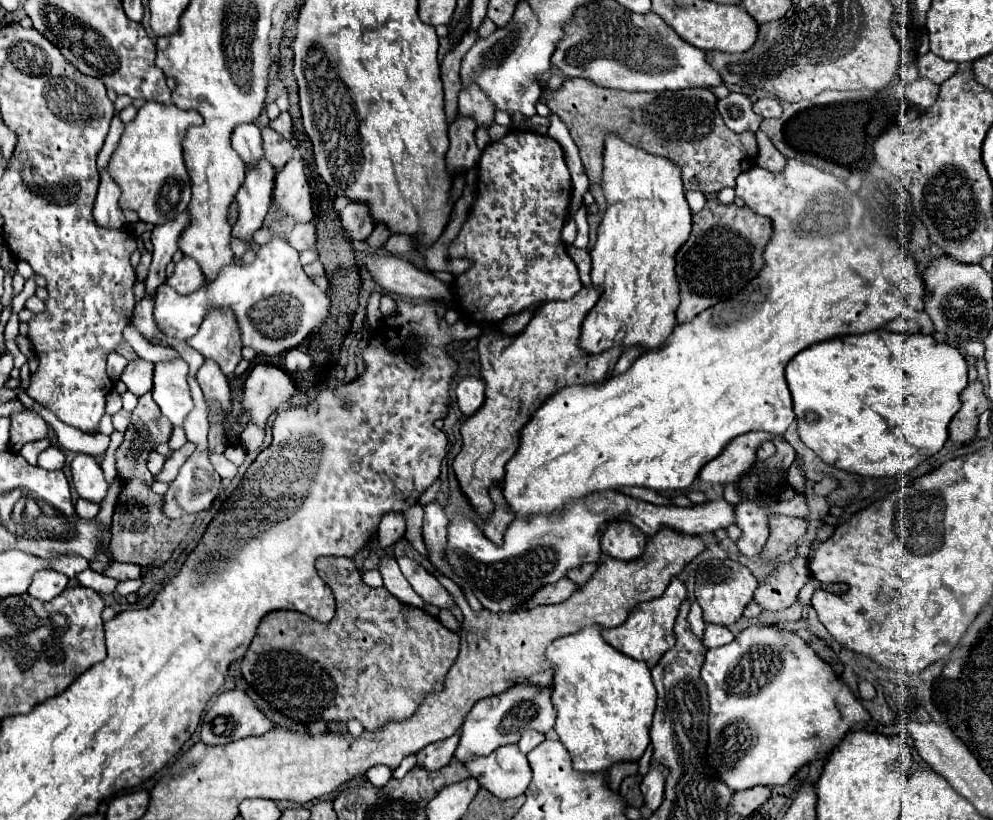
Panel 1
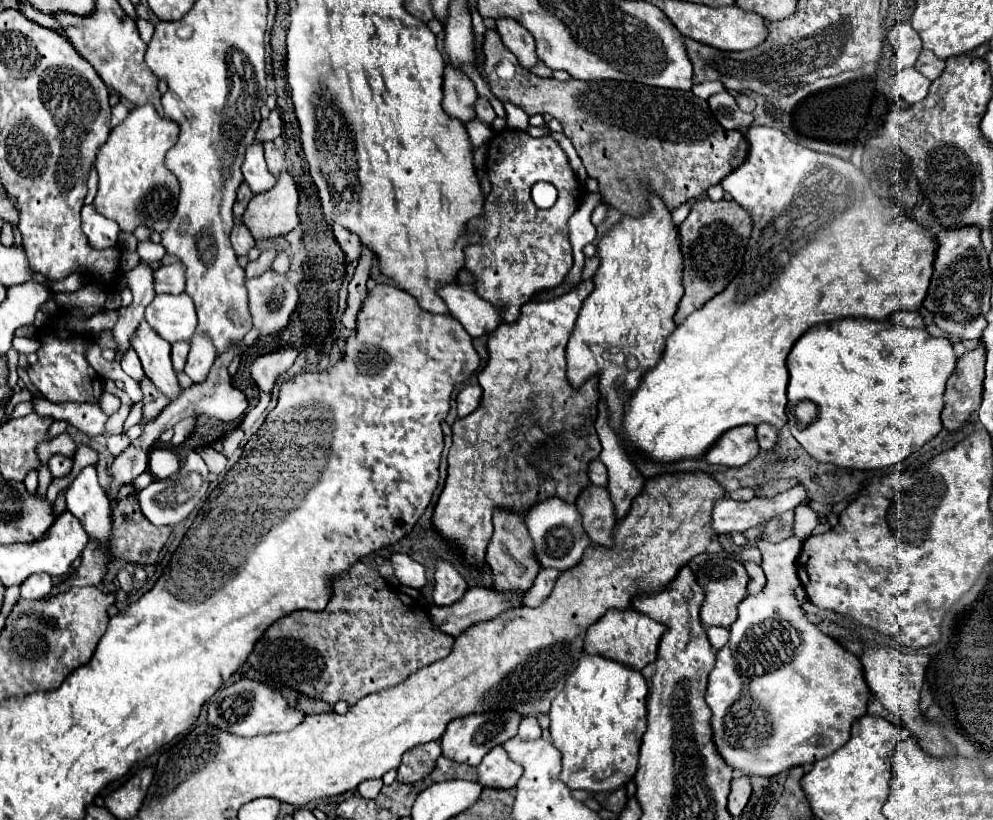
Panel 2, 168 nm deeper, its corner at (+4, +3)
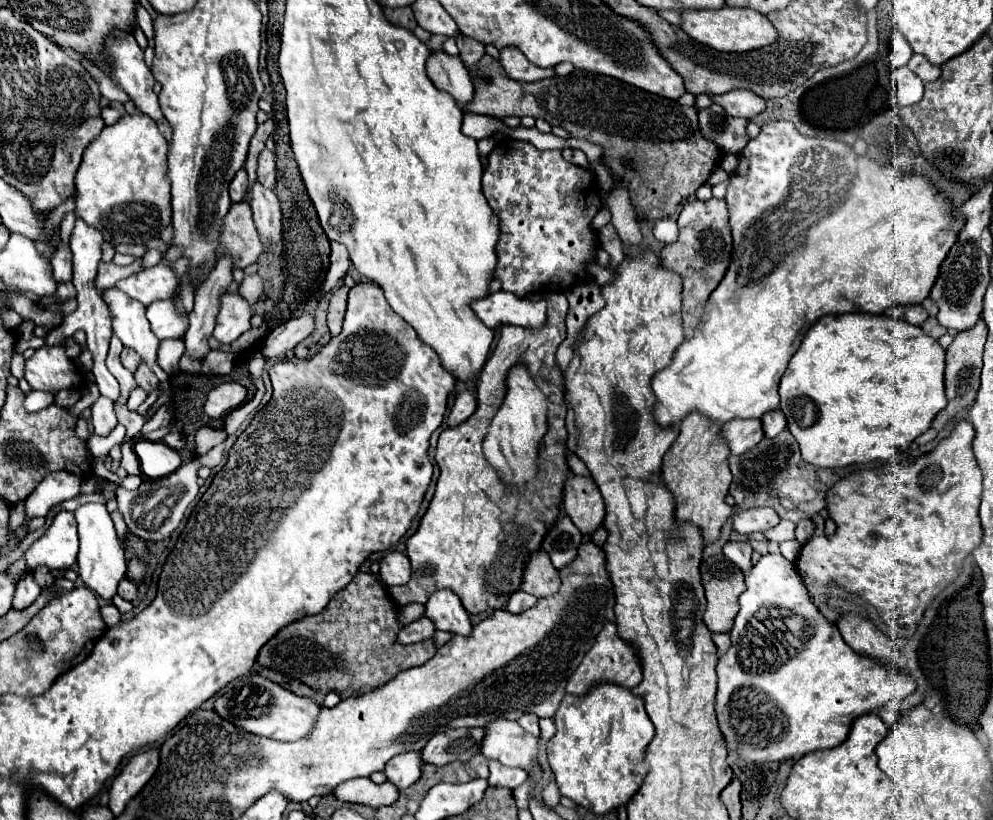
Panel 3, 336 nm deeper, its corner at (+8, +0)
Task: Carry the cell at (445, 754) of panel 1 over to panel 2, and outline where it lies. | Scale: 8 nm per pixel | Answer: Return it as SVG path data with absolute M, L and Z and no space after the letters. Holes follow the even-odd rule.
M429 741L427 745L419 745L403 755L403 761L397 769L397 781L401 783L417 783L425 779L433 769L437 759L443 755L439 741ZM413 773L417 777L413 777Z

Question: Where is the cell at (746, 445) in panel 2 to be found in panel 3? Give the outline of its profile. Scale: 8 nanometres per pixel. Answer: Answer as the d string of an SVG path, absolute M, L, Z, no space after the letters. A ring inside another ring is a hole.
M731 420L731 424L723 424L723 436L729 442L731 454L743 454L751 446L757 446L763 440L761 420Z

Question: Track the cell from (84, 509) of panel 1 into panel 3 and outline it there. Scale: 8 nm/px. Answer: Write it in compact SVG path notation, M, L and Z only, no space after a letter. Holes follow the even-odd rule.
M59 512L53 520L53 524L47 528L47 532L25 552L25 562L33 570L39 564L47 564L51 570L67 570L77 562L77 550L79 550L79 540L77 540L77 524L73 512Z

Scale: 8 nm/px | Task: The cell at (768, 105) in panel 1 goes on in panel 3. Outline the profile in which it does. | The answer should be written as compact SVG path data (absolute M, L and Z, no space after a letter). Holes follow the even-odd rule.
M731 90L721 96L711 94L711 100L715 104L723 106L729 116L739 116L739 118L747 118L747 120L755 118L765 108L765 100L749 90Z

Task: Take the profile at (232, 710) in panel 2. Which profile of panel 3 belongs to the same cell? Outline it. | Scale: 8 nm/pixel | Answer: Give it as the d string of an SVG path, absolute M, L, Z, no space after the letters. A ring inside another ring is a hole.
M245 676L235 680L225 694L217 696L215 712L247 732L281 742L295 742L311 734L311 728L315 726L315 720L321 712L321 706L313 698L297 696L291 690L285 690L263 676Z

